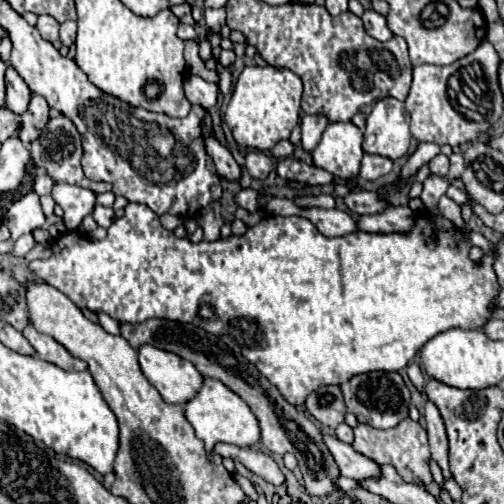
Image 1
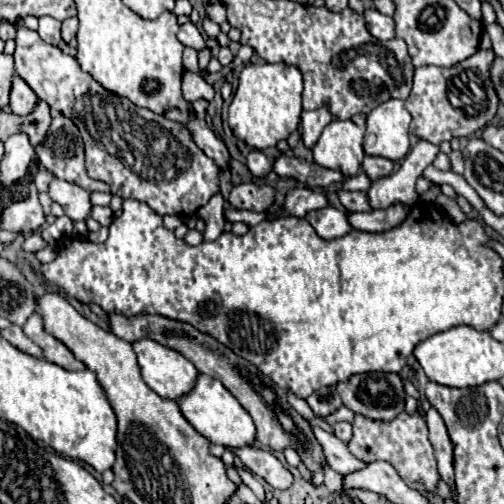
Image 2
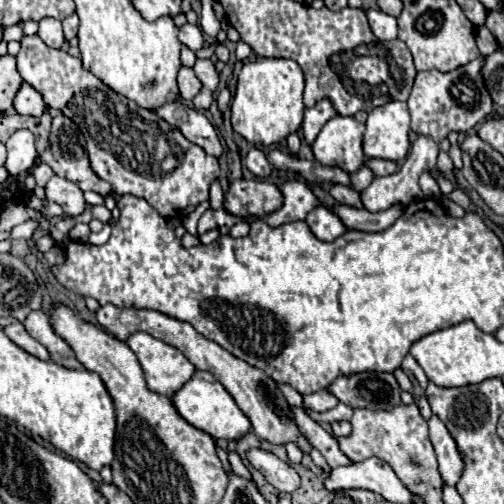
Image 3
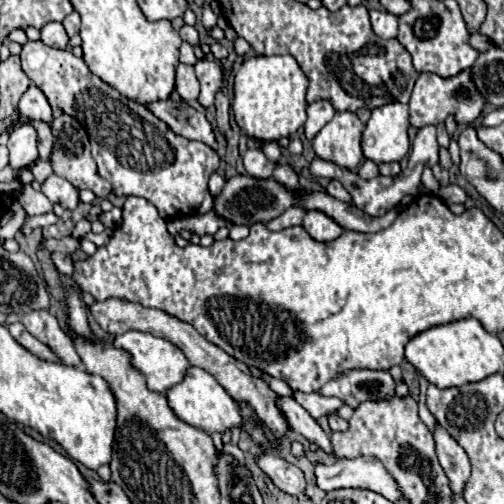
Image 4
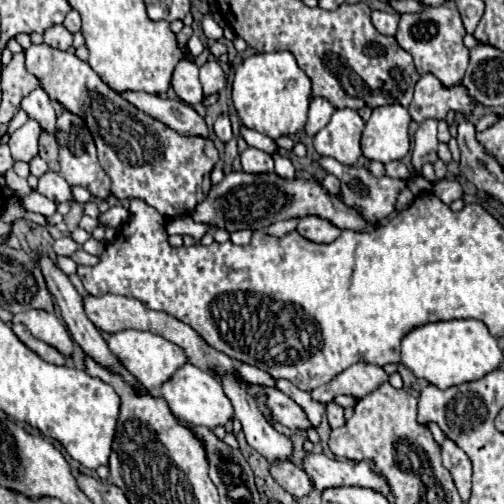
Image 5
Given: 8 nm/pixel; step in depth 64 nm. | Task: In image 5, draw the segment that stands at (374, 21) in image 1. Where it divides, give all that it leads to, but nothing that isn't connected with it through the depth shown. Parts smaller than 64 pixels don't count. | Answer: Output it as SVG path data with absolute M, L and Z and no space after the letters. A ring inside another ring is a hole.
M372 12L372 24L384 36L394 36L398 30L400 14L396 12Z

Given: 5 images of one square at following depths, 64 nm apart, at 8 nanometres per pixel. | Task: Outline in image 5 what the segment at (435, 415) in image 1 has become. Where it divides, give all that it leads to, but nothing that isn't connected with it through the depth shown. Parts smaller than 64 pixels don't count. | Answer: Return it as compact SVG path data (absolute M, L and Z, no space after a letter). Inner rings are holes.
M446 440L442 444L442 460L454 478L460 498L464 502L468 502L470 492L472 492L472 462L470 462L470 458L466 456L464 450L460 450L456 444L452 444L452 440Z

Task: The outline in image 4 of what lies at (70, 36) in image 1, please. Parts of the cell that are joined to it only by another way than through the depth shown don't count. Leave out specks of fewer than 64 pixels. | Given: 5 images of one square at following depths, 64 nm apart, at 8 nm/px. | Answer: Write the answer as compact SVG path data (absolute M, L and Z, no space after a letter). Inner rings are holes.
M72 12L72 14L68 14L66 18L64 18L64 28L66 28L66 32L68 32L68 36L74 36L78 30L80 30L80 14L78 12Z

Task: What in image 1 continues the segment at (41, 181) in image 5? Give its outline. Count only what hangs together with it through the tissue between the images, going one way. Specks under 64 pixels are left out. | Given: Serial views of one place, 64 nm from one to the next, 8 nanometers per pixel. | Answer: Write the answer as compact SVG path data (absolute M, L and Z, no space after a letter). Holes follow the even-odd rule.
M66 182L54 184L52 198L64 210L64 222L68 230L74 230L84 220L84 216L92 214L96 204L96 194L92 190L72 186Z

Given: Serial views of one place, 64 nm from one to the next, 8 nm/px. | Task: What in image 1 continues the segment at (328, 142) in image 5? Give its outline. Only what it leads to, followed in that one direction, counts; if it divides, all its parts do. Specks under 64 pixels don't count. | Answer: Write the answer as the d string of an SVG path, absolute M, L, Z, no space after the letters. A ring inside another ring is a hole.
M332 122L332 124L328 124L328 128L322 134L320 144L312 150L314 164L318 168L324 168L324 170L332 172L334 176L338 176L342 180L354 180L358 176L362 156L364 156L362 130L358 126L354 126L352 122Z

